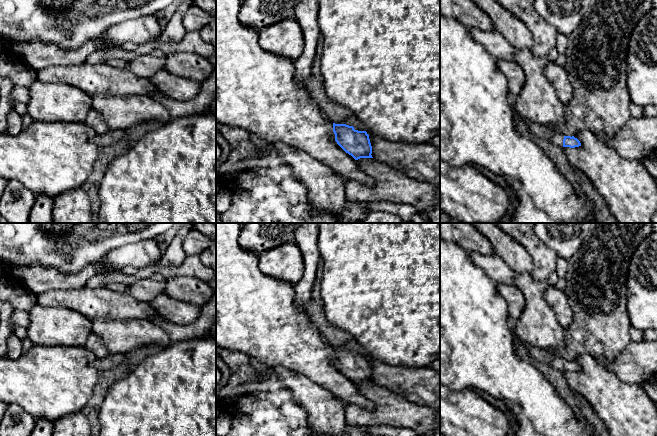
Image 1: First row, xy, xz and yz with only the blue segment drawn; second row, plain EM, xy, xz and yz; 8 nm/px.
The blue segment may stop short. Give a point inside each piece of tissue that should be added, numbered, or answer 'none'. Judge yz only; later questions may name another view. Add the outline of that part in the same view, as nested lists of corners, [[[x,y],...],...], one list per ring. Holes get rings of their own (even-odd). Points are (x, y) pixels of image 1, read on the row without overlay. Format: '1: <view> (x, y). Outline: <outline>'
1: yz (540, 354). Outline: [[[532,347],[529,351],[530,356],[538,361],[549,364],[554,369],[563,371],[564,360],[549,353],[546,349]]]

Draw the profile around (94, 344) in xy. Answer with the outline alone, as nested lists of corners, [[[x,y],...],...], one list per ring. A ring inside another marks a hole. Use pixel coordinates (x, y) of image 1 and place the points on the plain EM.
[[[93,332],[88,337],[84,347],[96,358],[105,358],[110,356],[110,353],[101,338]]]

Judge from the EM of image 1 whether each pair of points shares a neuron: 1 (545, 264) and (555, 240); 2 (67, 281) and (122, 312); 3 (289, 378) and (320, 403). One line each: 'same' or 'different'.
1: different
2: different
3: same

